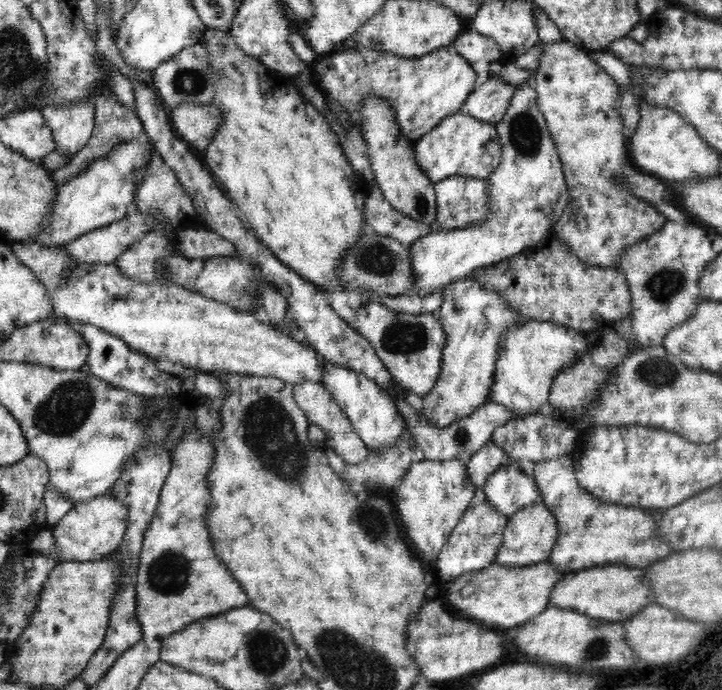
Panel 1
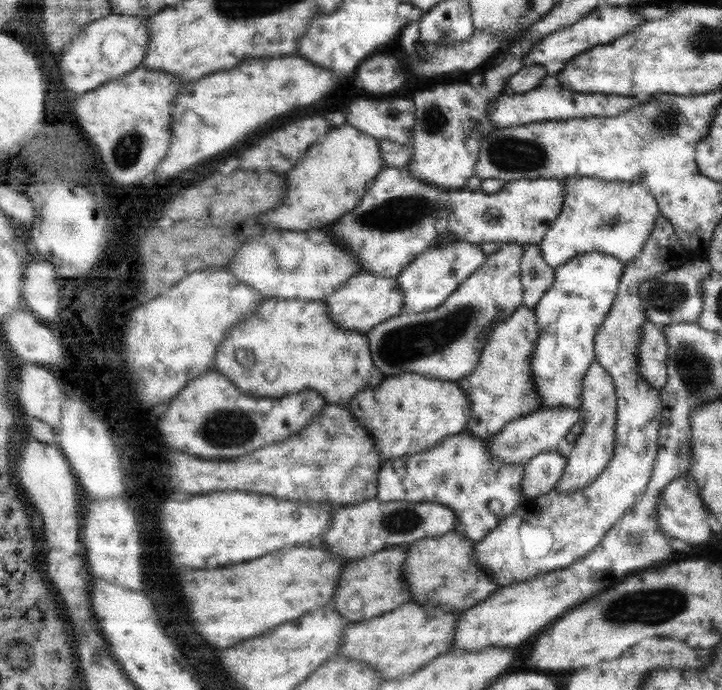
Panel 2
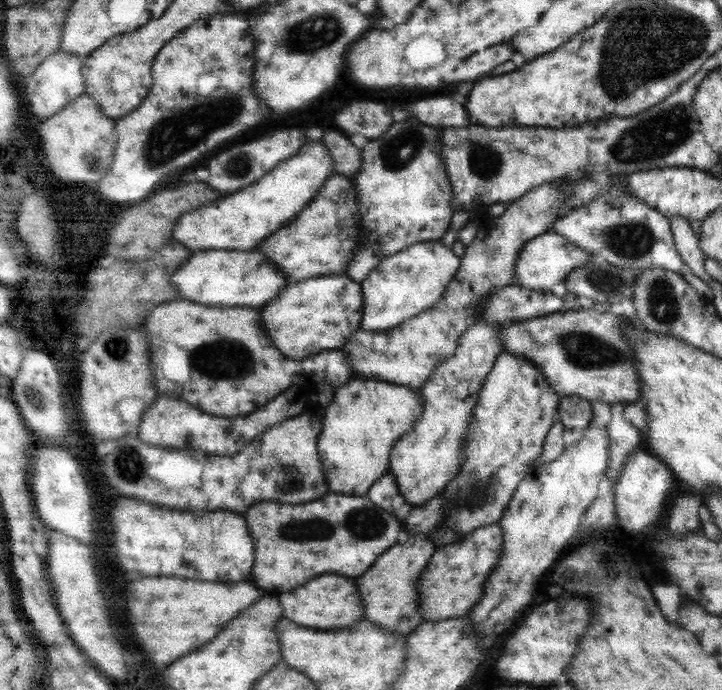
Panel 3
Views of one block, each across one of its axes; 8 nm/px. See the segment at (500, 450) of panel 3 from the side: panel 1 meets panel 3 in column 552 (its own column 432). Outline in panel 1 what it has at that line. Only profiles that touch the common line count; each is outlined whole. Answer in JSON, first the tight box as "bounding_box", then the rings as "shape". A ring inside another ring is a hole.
{"bounding_box":[423,271,532,428],"shape":[[[476,271],[452,280],[441,291],[442,304],[436,314],[446,332],[447,342],[440,357],[440,376],[434,388],[423,397],[423,415],[438,428],[446,428],[470,416],[489,401],[504,336],[532,319],[512,308],[497,290],[481,284],[475,276]]]}

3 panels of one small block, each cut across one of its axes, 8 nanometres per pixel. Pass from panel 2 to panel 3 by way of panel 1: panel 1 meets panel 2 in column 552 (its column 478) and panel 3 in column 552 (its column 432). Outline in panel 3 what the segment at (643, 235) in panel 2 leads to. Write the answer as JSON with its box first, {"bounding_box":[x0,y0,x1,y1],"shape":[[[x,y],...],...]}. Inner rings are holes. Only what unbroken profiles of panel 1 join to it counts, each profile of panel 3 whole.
{"bounding_box":[513,231,589,292],"shape":[[[548,231],[539,234],[525,242],[519,249],[513,267],[513,285],[534,291],[550,292],[551,288],[566,279],[567,274],[575,271],[577,267],[583,267],[589,259],[588,252],[577,248],[571,242],[567,242],[563,236],[557,236]]]}

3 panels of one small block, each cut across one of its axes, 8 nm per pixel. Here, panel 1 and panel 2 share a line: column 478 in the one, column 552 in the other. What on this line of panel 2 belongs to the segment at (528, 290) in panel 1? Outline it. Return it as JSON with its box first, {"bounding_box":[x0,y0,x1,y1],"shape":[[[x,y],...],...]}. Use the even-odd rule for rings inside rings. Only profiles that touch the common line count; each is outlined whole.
{"bounding_box":[519,243,554,308],"shape":[[[527,243],[522,247],[523,254],[519,264],[522,304],[532,308],[551,286],[554,279],[553,269],[543,262],[537,246]]]}

